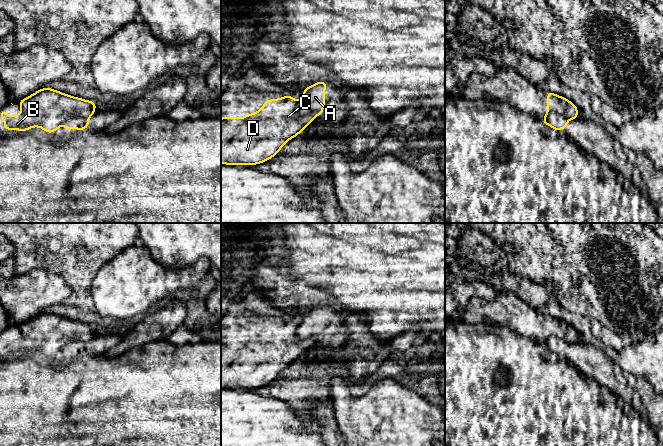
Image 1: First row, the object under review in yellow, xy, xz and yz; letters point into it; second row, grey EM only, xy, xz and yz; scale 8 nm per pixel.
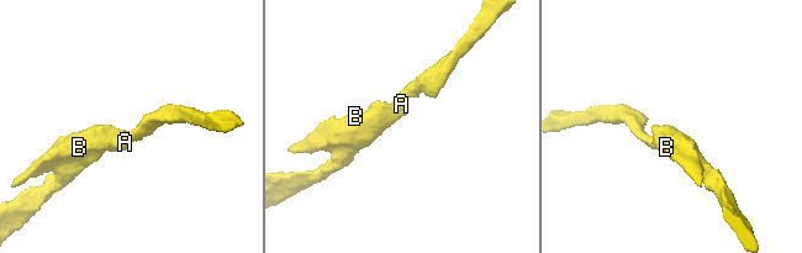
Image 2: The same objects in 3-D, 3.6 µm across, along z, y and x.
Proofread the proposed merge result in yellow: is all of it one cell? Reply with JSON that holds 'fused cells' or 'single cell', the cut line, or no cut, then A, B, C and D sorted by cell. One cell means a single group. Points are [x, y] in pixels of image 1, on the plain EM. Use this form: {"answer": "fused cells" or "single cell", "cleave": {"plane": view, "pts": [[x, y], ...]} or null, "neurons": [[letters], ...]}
{"answer": "fused cells", "cleave": {"plane": "xz", "pts": [[297, 325], [298, 340], [322, 337]]}, "neurons": [["A"], ["B", "C", "D"]]}

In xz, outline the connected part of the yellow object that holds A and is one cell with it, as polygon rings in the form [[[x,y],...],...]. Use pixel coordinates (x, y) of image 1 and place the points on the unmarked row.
[[[319,305],[304,313],[302,322],[297,328],[297,340],[304,341],[311,337],[323,337],[325,325],[325,311],[328,307]]]

